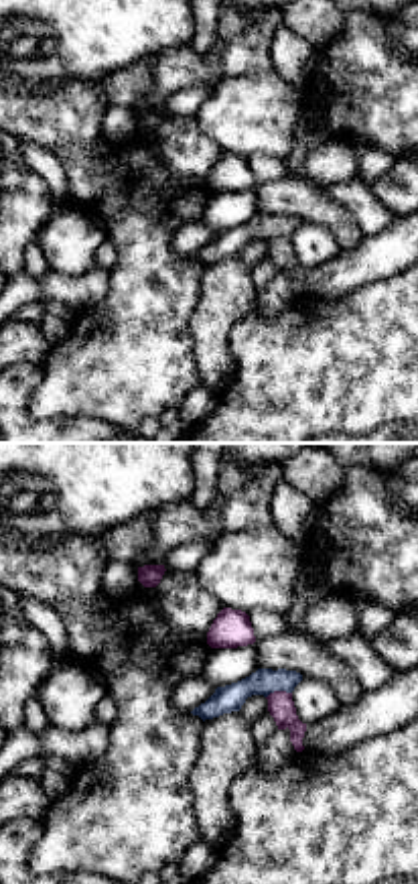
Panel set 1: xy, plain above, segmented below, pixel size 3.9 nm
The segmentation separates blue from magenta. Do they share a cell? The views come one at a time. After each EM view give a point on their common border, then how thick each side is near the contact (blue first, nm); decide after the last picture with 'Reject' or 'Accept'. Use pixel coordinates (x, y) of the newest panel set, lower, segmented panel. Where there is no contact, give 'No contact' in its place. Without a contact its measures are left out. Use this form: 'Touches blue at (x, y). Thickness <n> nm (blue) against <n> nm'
Touches blue at (279, 689). Thickness 110 nm (blue) against 110 nm

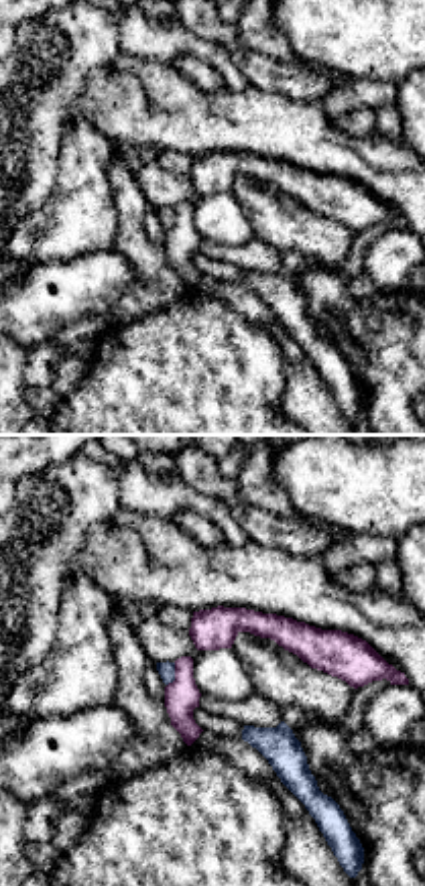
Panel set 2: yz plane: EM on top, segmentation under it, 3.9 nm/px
Touches blue at (173, 675). Thickness 60 nm (blue) against 140 nm

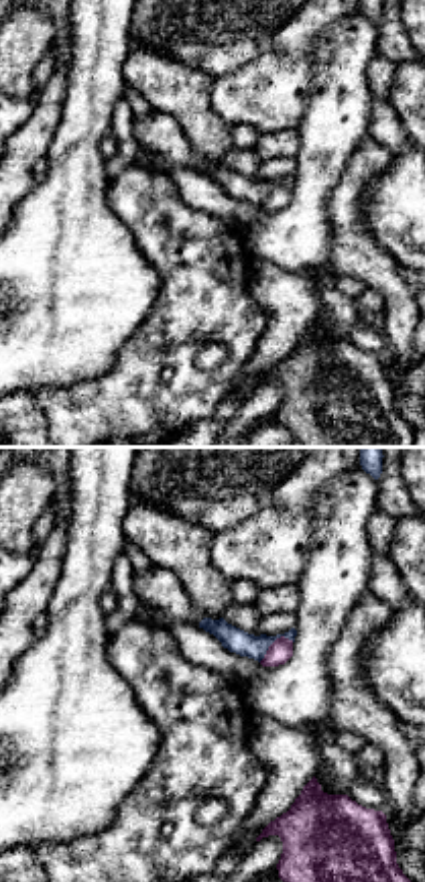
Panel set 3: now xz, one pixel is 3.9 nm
Touches blue at (273, 641). Thickness 100 nm (blue) against 90 nm

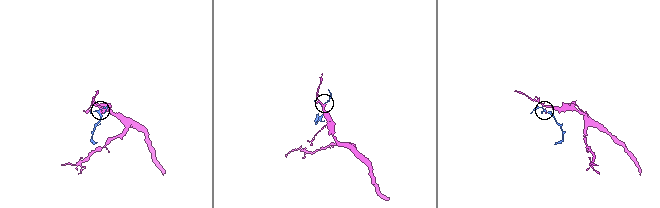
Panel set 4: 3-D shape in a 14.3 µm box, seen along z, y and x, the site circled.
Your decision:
Reject

